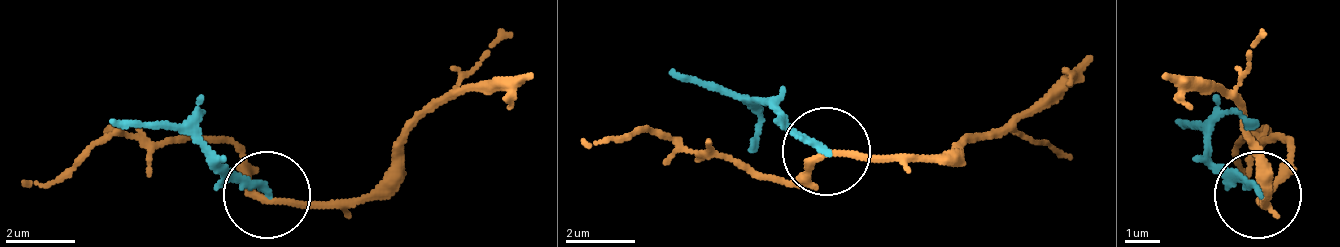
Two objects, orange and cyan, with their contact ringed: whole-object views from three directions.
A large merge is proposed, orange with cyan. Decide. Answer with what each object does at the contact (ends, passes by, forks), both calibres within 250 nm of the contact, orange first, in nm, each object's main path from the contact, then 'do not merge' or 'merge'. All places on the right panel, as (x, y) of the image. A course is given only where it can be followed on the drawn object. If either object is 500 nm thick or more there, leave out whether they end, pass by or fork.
orange passes by; cyan ends; calibres 180 and 200 nm; course orange (1260, 197), (1260, 205), (1242, 109), (1164, 74); course cyan (1260, 197), (1207, 153), (1181, 118); do not merge

